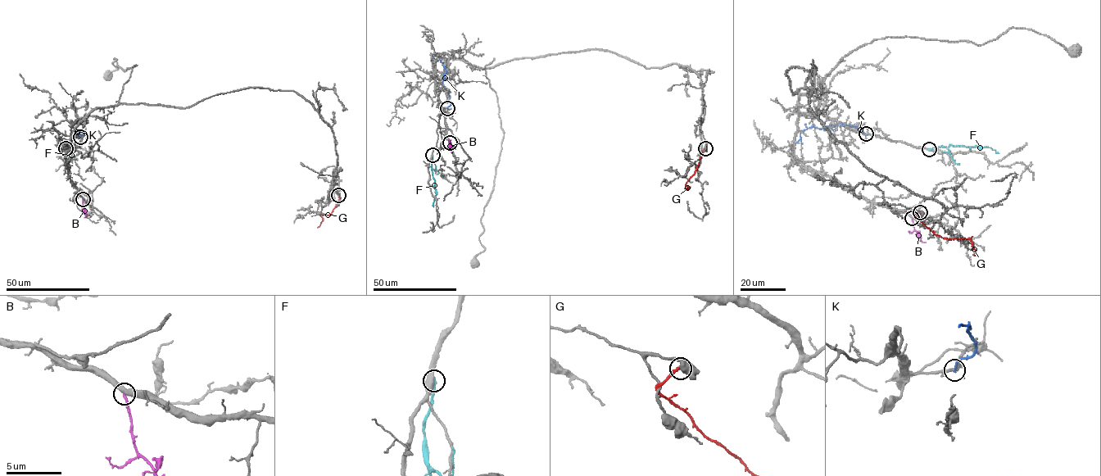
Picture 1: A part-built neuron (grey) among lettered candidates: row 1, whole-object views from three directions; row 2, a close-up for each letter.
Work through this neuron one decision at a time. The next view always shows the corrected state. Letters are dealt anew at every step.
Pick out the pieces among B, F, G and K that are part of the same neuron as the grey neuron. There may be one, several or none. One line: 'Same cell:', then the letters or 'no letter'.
Same cell: B

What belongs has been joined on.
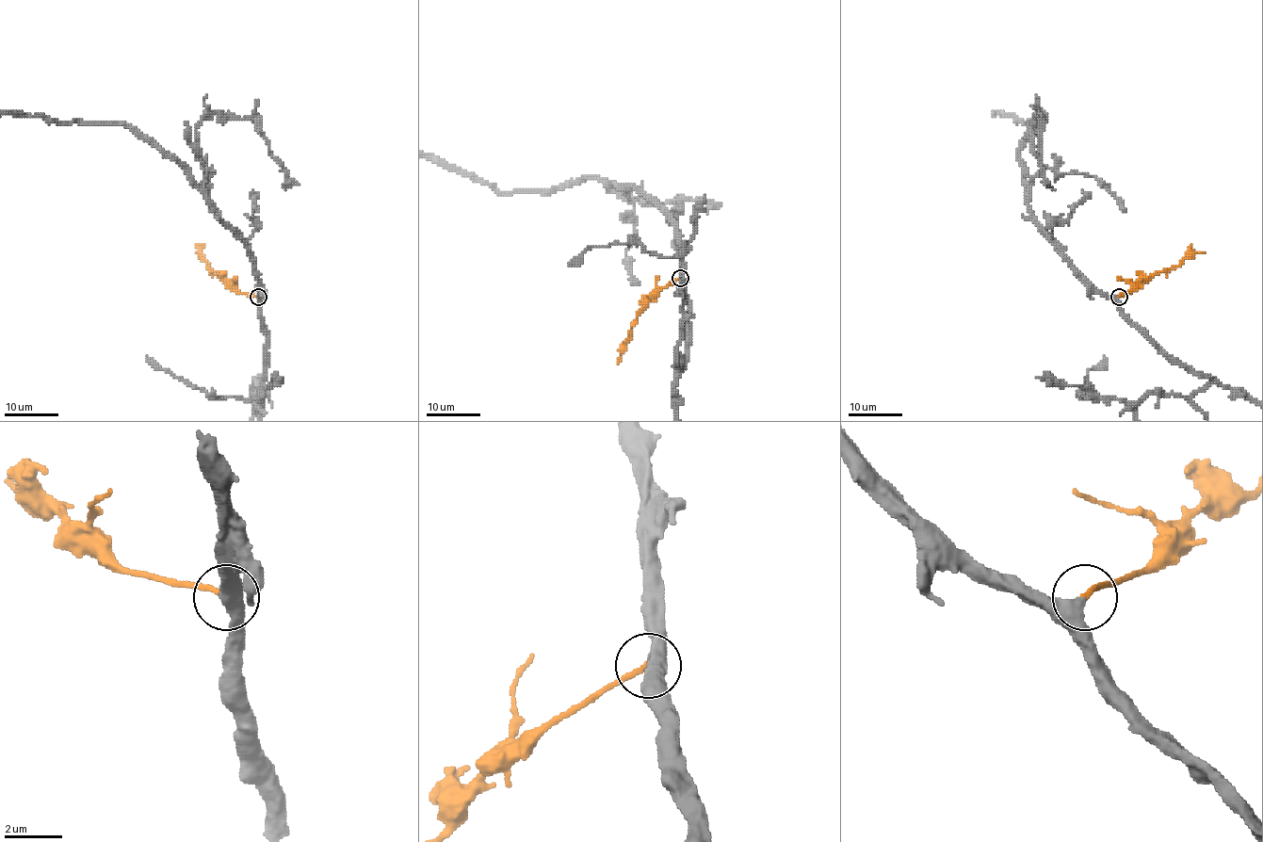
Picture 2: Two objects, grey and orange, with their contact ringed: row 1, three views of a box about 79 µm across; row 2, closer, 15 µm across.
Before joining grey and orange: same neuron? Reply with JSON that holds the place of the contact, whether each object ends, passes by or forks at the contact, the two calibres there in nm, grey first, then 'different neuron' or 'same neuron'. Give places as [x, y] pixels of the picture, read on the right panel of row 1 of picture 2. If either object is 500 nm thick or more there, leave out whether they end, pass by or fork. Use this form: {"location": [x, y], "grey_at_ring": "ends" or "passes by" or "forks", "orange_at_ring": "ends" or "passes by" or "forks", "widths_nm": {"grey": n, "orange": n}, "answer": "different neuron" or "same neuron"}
{"location": [1119, 297], "grey_at_ring": "ends", "orange_at_ring": "ends", "widths_nm": {"grey": 440, "orange": 180}, "answer": "same neuron"}

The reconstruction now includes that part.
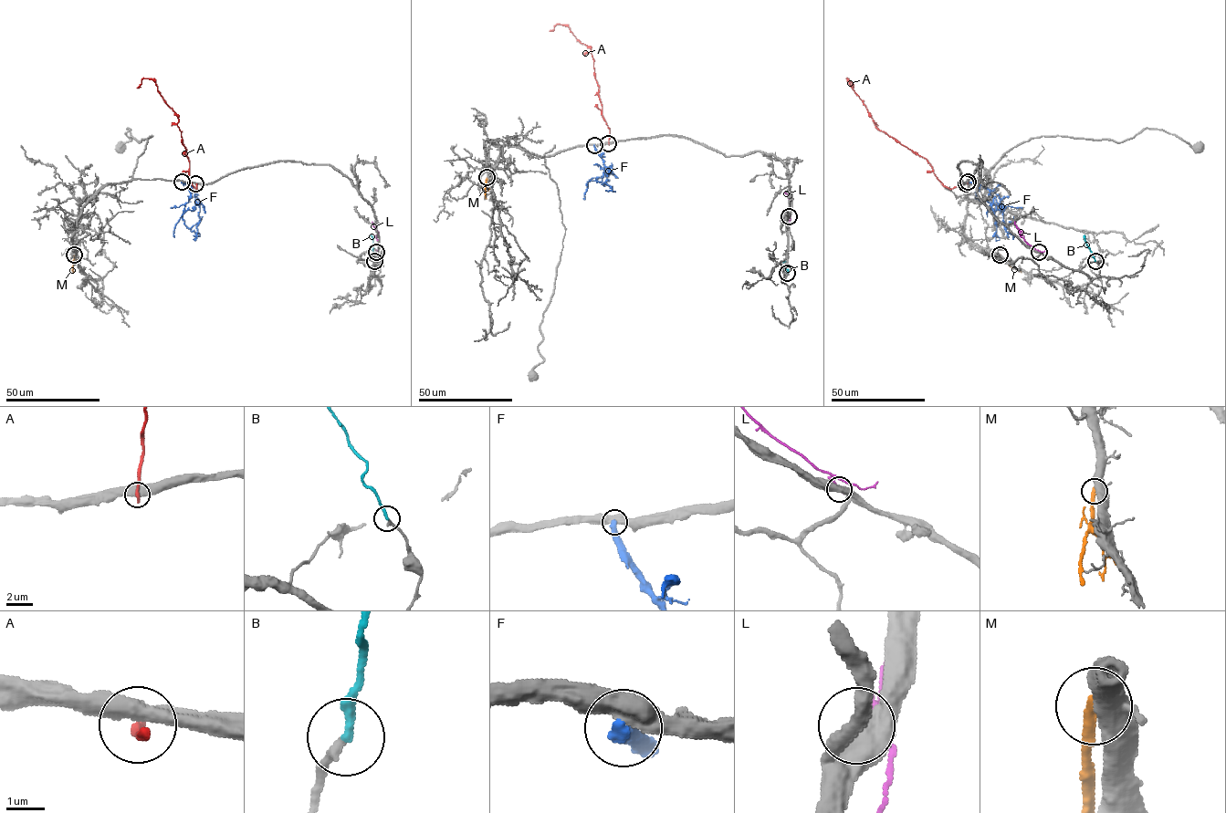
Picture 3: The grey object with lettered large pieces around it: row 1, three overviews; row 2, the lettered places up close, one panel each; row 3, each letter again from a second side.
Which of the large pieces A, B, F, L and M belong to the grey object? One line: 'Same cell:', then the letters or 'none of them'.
Same cell: B

